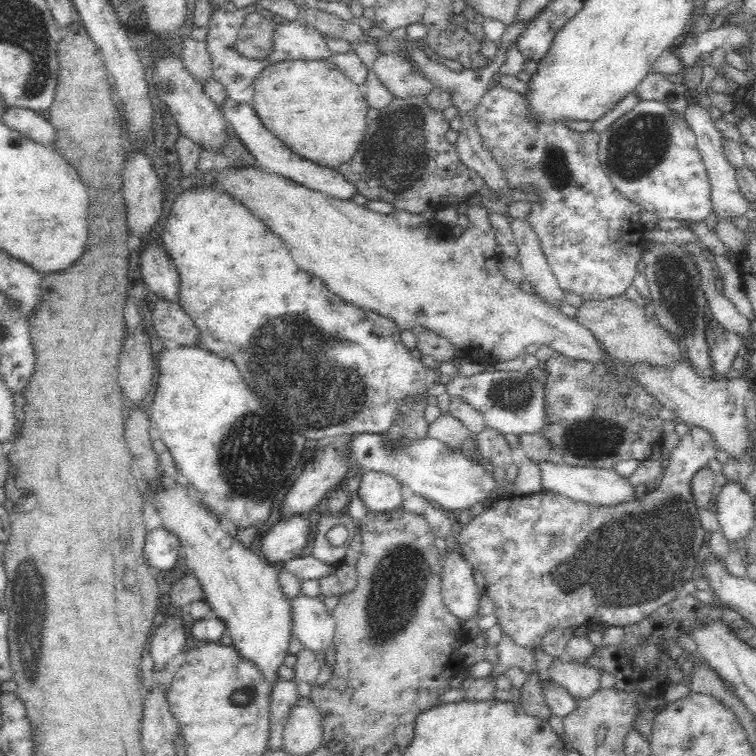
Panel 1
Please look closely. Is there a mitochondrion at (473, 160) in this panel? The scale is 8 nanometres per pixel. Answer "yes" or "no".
no

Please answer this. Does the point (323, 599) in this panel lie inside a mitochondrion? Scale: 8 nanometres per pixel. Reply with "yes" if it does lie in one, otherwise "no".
no

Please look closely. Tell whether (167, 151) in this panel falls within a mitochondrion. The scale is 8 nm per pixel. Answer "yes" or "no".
no

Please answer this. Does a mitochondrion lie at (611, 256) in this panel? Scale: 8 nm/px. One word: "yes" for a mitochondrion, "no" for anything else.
no

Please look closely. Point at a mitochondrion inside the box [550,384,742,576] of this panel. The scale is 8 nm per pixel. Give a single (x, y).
(593, 439)

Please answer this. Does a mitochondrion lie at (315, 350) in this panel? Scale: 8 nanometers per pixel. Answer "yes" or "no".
yes

